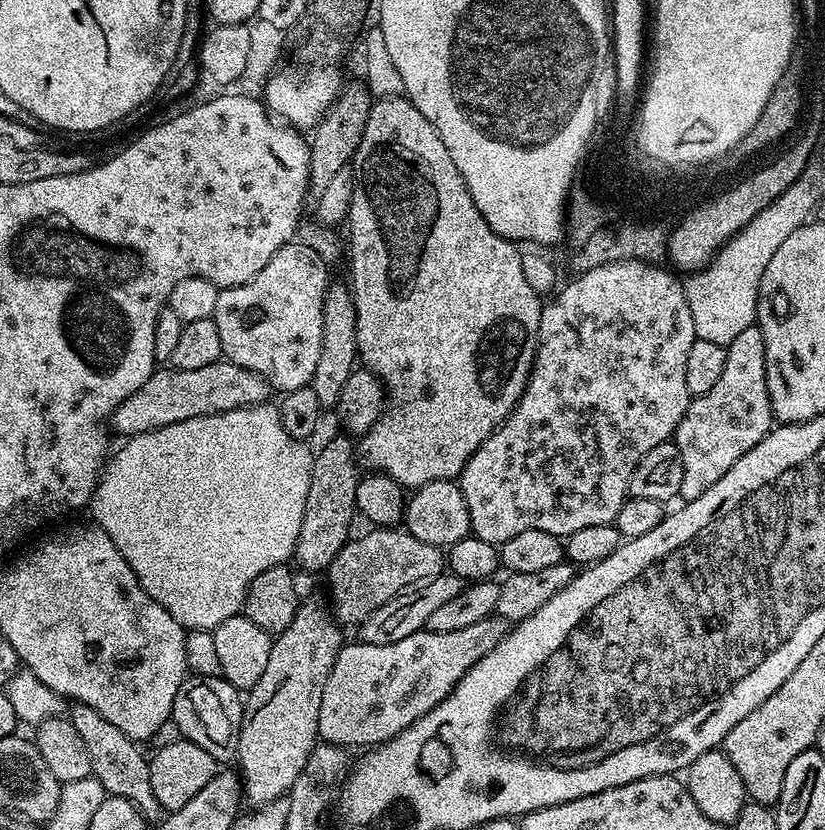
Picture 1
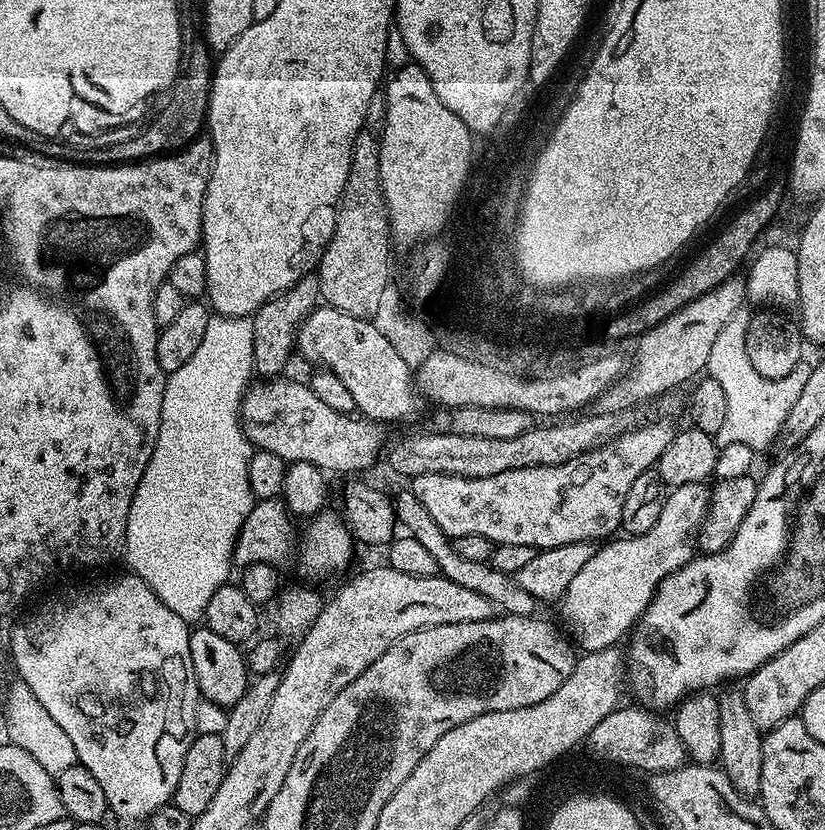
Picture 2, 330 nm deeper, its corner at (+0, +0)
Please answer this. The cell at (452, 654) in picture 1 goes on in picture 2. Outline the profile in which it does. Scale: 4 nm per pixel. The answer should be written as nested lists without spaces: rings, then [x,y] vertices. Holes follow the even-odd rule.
[[[704,484],[671,489],[666,506],[662,506],[662,515],[651,530],[646,530],[646,534],[624,534],[609,539],[593,551],[590,562],[578,570],[559,605],[564,615],[563,627],[577,649],[597,652],[617,647],[621,643],[619,640],[631,633],[650,606],[657,586],[671,572],[676,572],[693,559],[694,537],[710,511],[710,492],[706,489]]]

